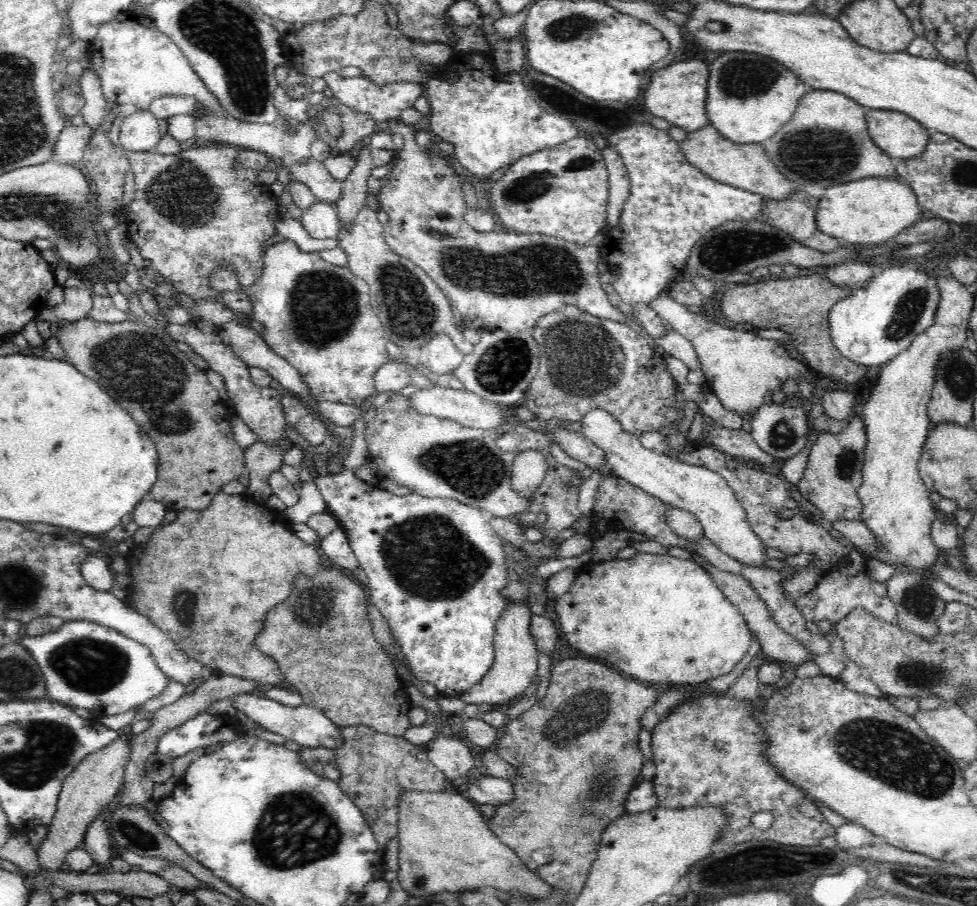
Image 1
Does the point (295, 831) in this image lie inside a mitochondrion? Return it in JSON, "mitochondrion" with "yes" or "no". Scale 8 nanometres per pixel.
{"mitochondrion":"yes"}

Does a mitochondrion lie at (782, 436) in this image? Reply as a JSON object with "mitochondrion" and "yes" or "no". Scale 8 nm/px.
{"mitochondrion":"yes"}

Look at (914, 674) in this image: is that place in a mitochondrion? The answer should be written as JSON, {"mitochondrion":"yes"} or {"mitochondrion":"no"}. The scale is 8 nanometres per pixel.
{"mitochondrion":"yes"}

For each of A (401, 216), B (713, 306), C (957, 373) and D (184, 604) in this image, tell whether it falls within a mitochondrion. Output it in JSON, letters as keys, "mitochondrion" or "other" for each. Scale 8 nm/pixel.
{"A":"other","B":"other","C":"mitochondrion","D":"mitochondrion"}

